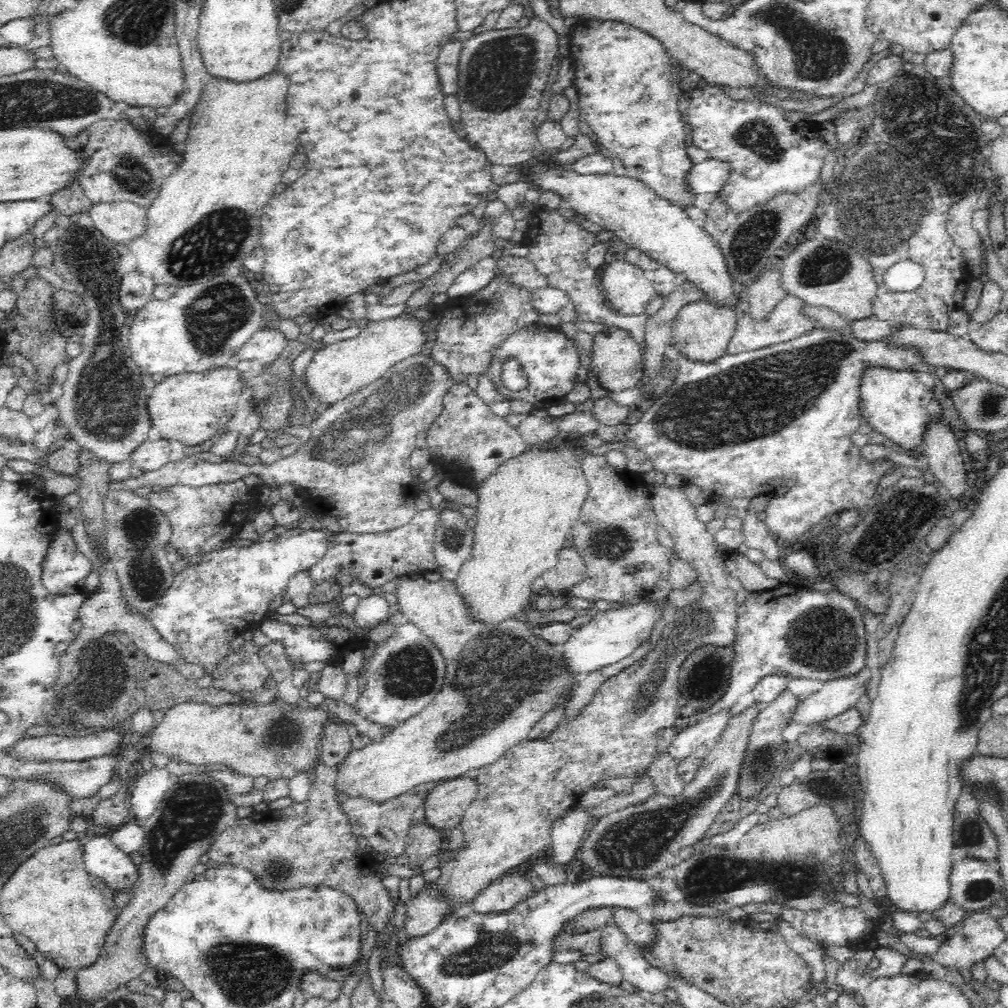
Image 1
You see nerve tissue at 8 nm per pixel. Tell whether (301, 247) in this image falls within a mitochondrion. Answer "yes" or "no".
no

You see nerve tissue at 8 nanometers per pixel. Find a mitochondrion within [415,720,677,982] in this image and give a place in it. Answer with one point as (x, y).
(494, 949)

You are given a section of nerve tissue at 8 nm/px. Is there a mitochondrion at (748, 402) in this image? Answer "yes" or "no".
yes

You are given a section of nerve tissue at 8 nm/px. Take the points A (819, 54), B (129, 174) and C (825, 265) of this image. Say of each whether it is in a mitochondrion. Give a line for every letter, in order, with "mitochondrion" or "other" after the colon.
A: mitochondrion
B: mitochondrion
C: mitochondrion

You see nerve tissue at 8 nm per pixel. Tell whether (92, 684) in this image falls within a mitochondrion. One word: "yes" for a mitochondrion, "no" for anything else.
yes

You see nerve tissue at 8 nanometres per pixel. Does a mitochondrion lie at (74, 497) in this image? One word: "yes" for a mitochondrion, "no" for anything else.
no

